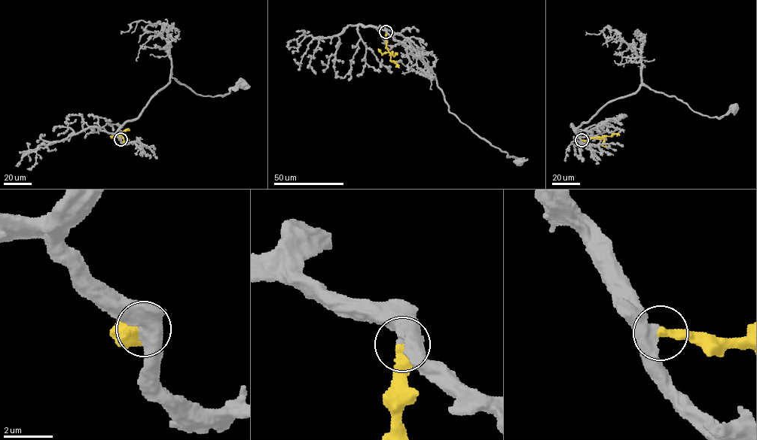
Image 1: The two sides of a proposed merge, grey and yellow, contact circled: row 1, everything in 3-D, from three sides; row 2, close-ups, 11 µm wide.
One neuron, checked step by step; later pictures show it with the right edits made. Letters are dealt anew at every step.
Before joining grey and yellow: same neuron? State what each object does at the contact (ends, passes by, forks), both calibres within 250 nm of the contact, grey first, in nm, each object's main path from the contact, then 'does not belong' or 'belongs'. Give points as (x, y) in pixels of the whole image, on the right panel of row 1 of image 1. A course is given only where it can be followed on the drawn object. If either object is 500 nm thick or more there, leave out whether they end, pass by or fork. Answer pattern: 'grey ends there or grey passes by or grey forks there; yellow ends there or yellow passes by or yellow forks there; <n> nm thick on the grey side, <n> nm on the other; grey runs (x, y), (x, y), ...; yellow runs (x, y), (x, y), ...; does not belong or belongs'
grey passes by; yellow ends there; 460 nm thick on the grey side, 400 nm on the other; grey runs (581, 140), (576, 132), (581, 124), (642, 84), (674, 95), (694, 112), (709, 117), (718, 118), (734, 108); yellow runs (581, 140), (615, 134), (619, 135); belongs

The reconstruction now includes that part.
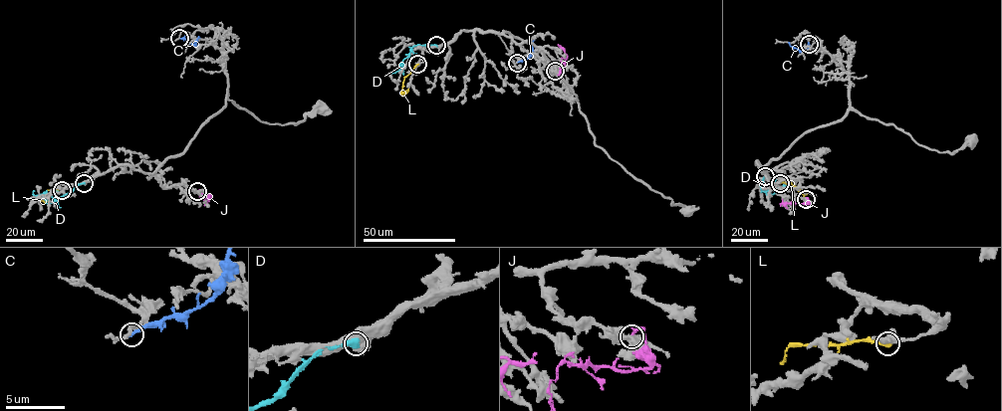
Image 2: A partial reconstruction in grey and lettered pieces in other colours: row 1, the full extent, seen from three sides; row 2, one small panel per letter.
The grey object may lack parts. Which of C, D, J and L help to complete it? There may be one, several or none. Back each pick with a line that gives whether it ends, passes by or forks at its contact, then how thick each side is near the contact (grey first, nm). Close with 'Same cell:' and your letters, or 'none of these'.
Same cell: none of these

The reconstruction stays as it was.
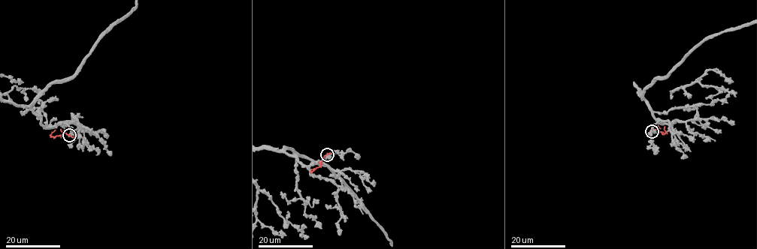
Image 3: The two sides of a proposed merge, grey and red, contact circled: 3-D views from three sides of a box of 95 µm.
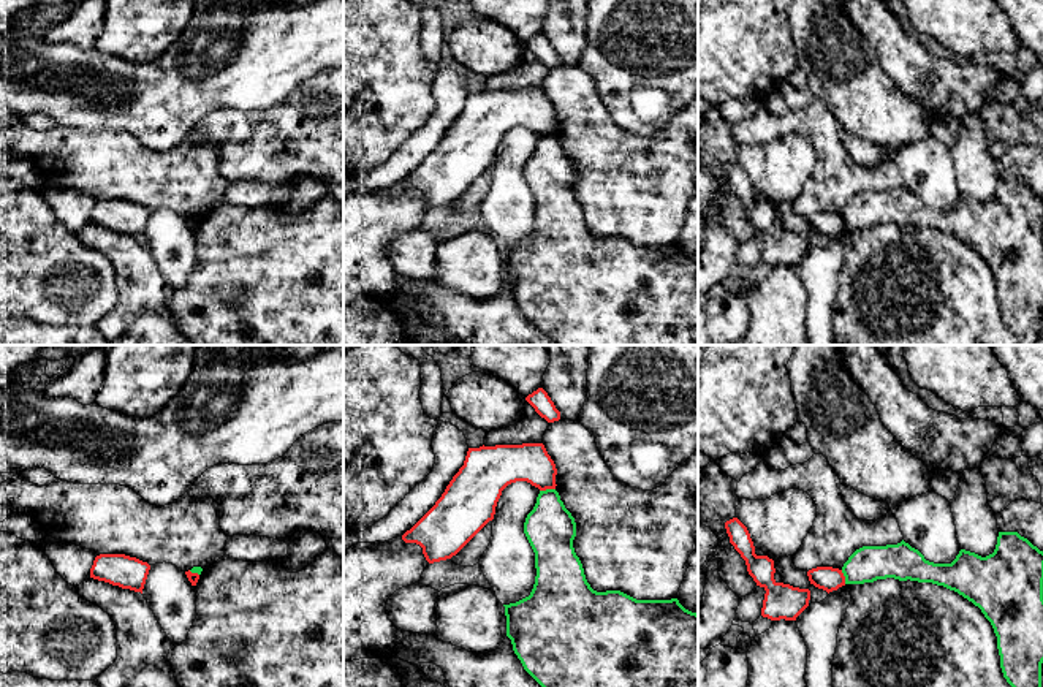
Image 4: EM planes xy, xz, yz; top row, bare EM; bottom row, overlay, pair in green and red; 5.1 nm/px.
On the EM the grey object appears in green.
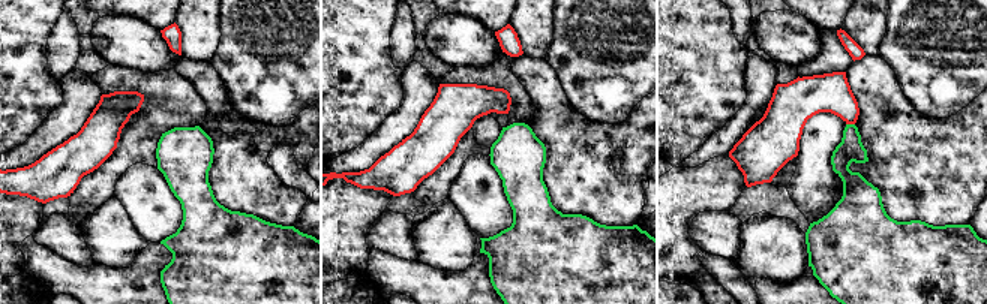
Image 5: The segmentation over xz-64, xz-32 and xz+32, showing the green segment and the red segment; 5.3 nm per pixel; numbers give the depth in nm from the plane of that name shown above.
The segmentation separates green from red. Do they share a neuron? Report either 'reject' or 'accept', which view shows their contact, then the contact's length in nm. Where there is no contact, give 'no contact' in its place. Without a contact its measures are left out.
reject | xz | 80 nm

